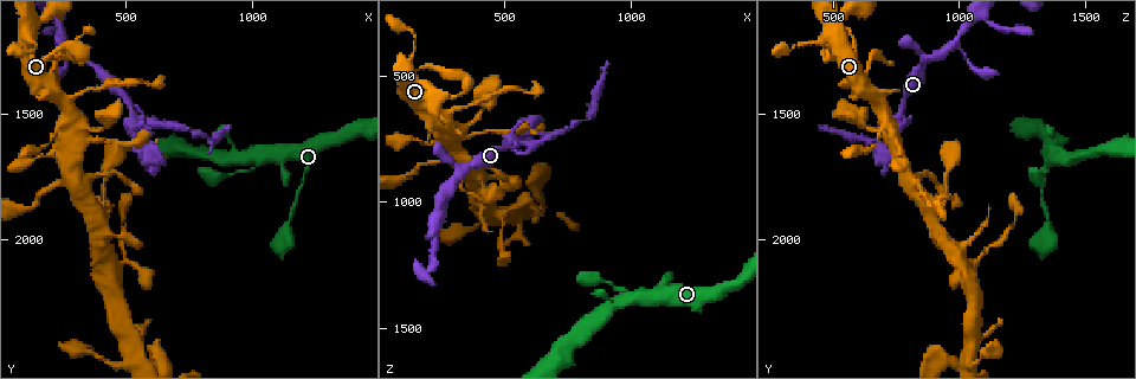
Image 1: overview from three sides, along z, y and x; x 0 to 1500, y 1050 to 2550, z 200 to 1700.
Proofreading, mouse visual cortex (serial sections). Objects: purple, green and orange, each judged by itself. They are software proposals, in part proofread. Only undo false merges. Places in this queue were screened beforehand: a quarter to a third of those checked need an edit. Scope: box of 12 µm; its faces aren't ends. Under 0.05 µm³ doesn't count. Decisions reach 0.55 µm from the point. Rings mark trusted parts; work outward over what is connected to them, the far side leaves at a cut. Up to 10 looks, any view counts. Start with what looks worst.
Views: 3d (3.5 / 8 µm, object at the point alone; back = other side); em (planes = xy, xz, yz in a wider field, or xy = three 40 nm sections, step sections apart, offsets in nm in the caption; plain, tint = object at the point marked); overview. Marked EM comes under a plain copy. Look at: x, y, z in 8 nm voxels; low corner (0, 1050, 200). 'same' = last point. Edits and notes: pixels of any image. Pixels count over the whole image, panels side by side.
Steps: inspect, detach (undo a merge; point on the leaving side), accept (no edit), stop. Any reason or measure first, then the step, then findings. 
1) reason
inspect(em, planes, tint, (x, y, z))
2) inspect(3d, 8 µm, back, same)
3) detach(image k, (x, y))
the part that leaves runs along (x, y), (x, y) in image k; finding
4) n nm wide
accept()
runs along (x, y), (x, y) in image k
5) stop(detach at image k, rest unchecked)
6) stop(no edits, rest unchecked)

sharp bend
inspect(3d, 8 µm, (590, 1660, 730))

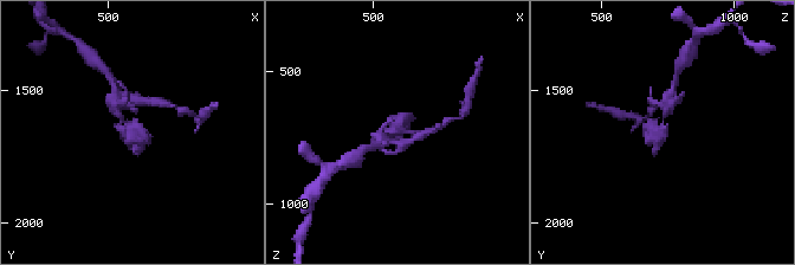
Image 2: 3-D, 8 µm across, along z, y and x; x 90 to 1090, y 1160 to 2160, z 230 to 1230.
inspect(em, xy, step 3, tint, (590, 1660, 710))

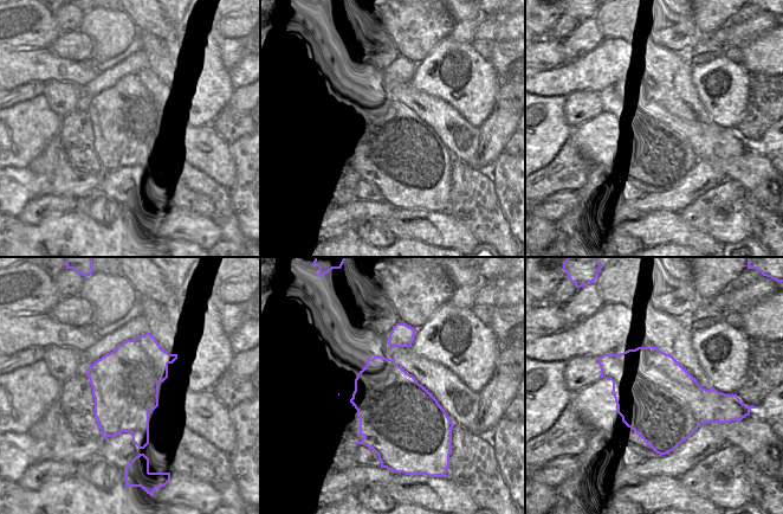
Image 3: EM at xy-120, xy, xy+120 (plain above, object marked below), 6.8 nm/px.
550 nm wide
accept()
runs along (115, 103), (129, 131), (147, 136) in image 2; all the same cell

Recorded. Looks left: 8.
narrows sharply
inspect(3d, 3.5 µm, (250, 1220, 960))

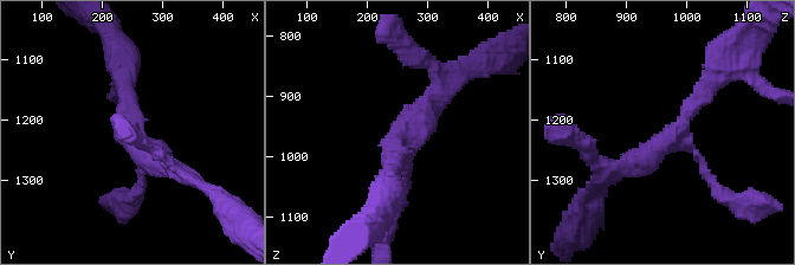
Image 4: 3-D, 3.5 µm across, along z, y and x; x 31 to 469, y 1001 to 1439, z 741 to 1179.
3 arms; arms of 150, 250, 250 nm; need the tissue
inspect(em, xy, step 1, tint, (260, 1230, 965))

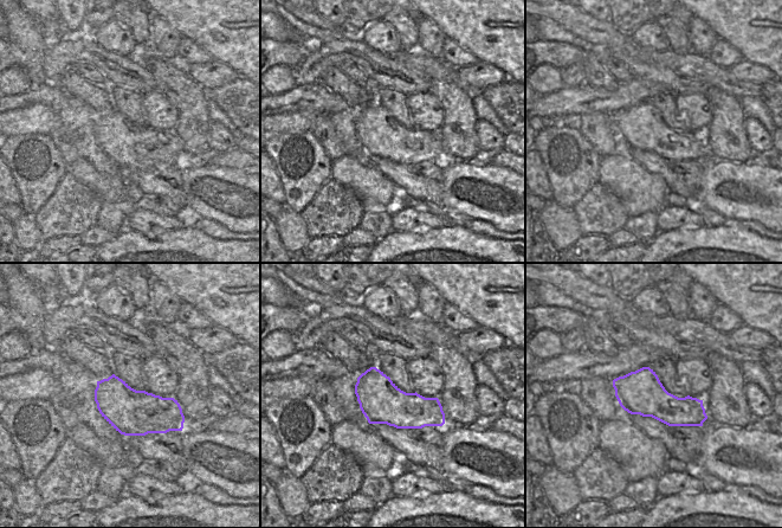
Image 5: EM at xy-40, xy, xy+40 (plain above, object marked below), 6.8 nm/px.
accept()
runs along (615, 176), (676, 133), (715, 78) in image 4; continuous, no second cell

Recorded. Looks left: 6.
narrows sharply
inspect(3d, 3.5 µm, (380, 1400, 620))

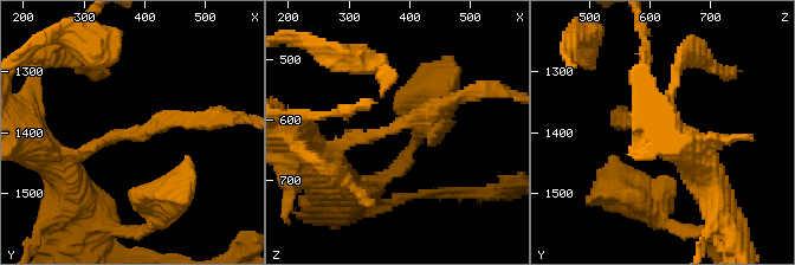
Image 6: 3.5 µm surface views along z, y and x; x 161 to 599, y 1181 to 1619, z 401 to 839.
arms of 200, 250 nm
inspect(em, planes, tint, (370, 1405, 615))

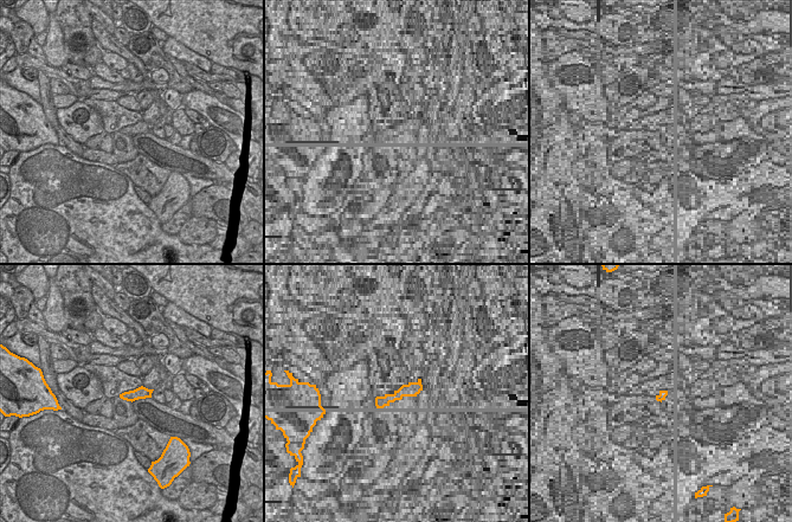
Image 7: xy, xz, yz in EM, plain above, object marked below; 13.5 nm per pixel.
cut it another way
inspect(em, xy, step 1, tint, same)

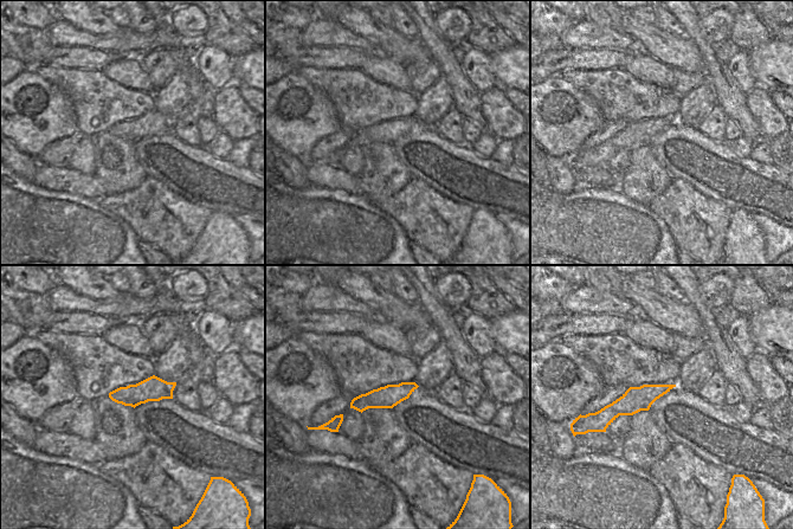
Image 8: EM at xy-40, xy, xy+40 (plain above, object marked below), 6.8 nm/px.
accept()
runs along (668, 387), (617, 407), (591, 427) in image 8; one cell here

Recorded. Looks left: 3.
thin arm on a thick one
inspect(3d, 3.5 µm, (110, 1210, 480))

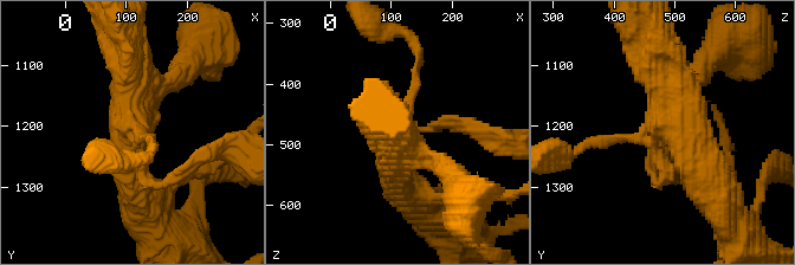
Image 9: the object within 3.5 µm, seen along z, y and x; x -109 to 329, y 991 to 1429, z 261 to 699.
inspect(em, xy, step 2, tint, (110, 1195, 480))

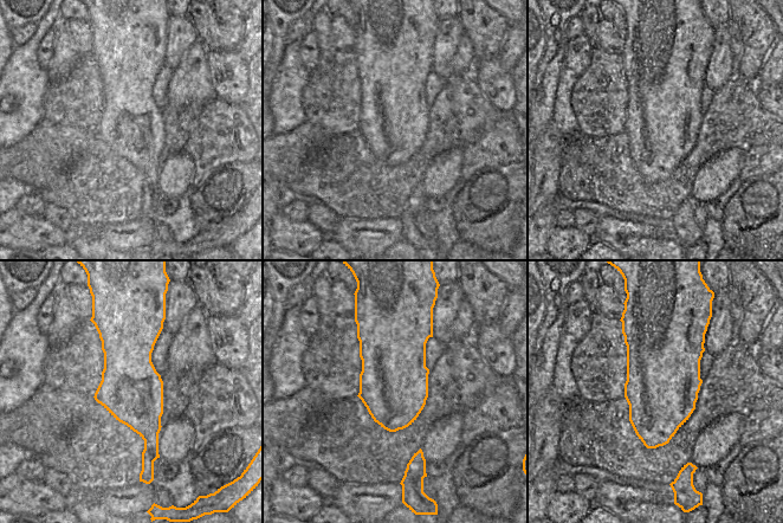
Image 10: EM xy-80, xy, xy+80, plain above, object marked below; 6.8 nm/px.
accept()
runs along (147, 196), (129, 175), (133, 105), (180, 73) in image 9; all the same cell

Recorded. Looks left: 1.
stop(no edits, rest unchecked)

